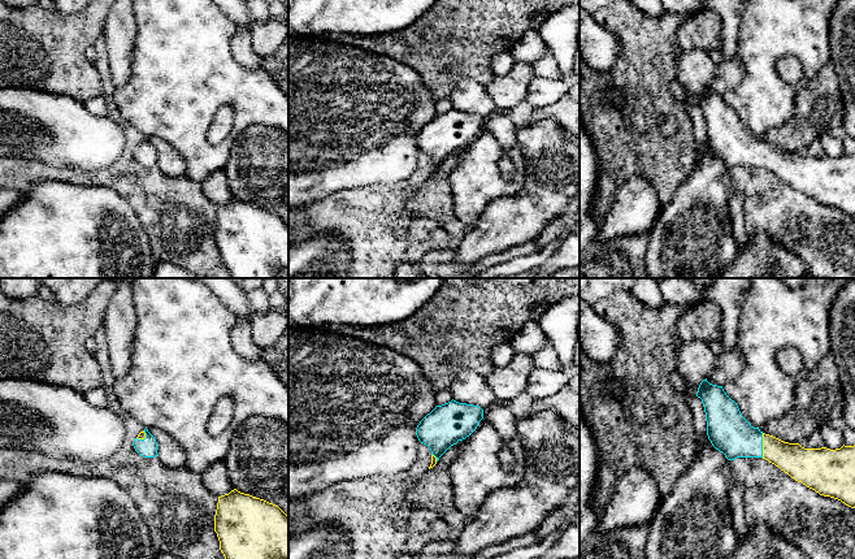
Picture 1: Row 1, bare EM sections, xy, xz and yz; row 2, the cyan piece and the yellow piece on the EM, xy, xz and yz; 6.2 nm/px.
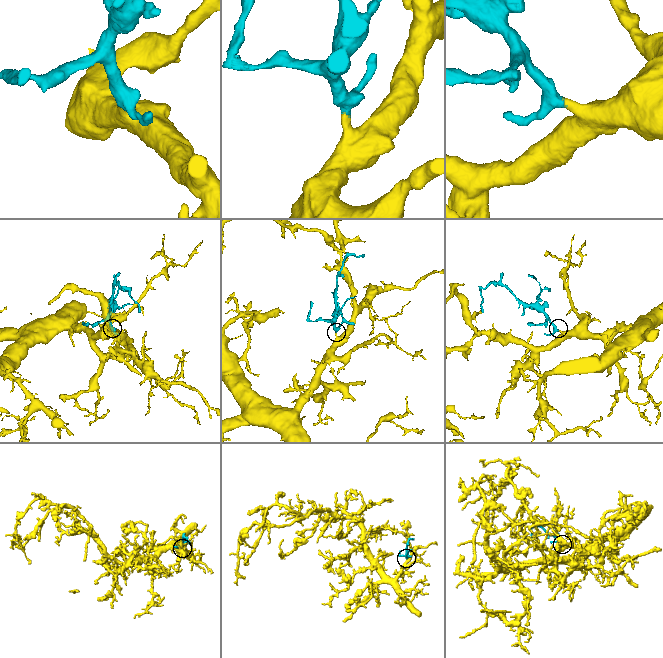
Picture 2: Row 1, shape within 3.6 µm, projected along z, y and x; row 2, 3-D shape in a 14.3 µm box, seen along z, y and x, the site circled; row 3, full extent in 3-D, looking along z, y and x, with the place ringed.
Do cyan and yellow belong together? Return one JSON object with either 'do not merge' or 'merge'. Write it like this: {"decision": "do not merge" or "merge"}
{"decision": "merge"}

